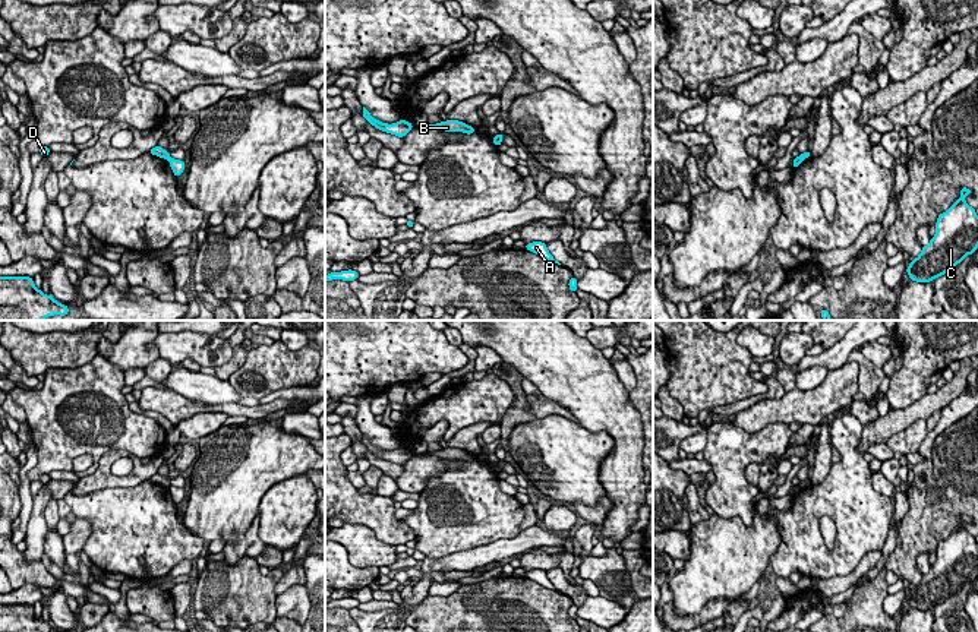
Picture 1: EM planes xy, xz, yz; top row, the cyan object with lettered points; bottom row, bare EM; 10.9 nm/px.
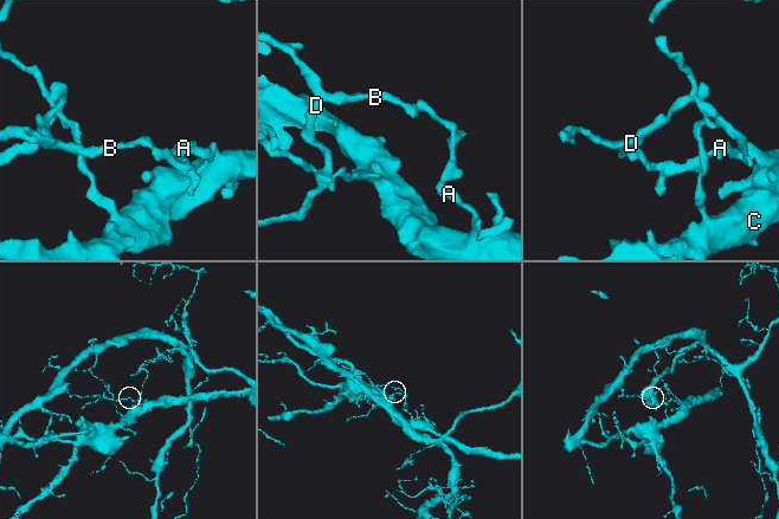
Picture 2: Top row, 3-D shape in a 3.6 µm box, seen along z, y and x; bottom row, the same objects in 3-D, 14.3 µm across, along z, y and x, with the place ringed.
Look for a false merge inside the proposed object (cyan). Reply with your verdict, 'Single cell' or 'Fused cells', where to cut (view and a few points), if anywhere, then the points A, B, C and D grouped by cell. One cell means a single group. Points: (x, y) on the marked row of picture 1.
Fused cells. Split along xz (497, 136), (501, 142). Groups: A C / B D

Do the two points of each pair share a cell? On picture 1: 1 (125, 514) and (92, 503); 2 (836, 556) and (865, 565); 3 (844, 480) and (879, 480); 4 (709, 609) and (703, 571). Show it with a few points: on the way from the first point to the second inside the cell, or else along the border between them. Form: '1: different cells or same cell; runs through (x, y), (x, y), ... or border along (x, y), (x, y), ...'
1: same cell; runs through (117, 514), (100, 508)
2: different cells; border along (858, 565), (848, 574), (836, 574), (827, 578)
3: different cells; border along (873, 473), (873, 487), (889, 498)
4: different cells; border along (729, 602), (712, 599), (687, 615), (672, 603)

